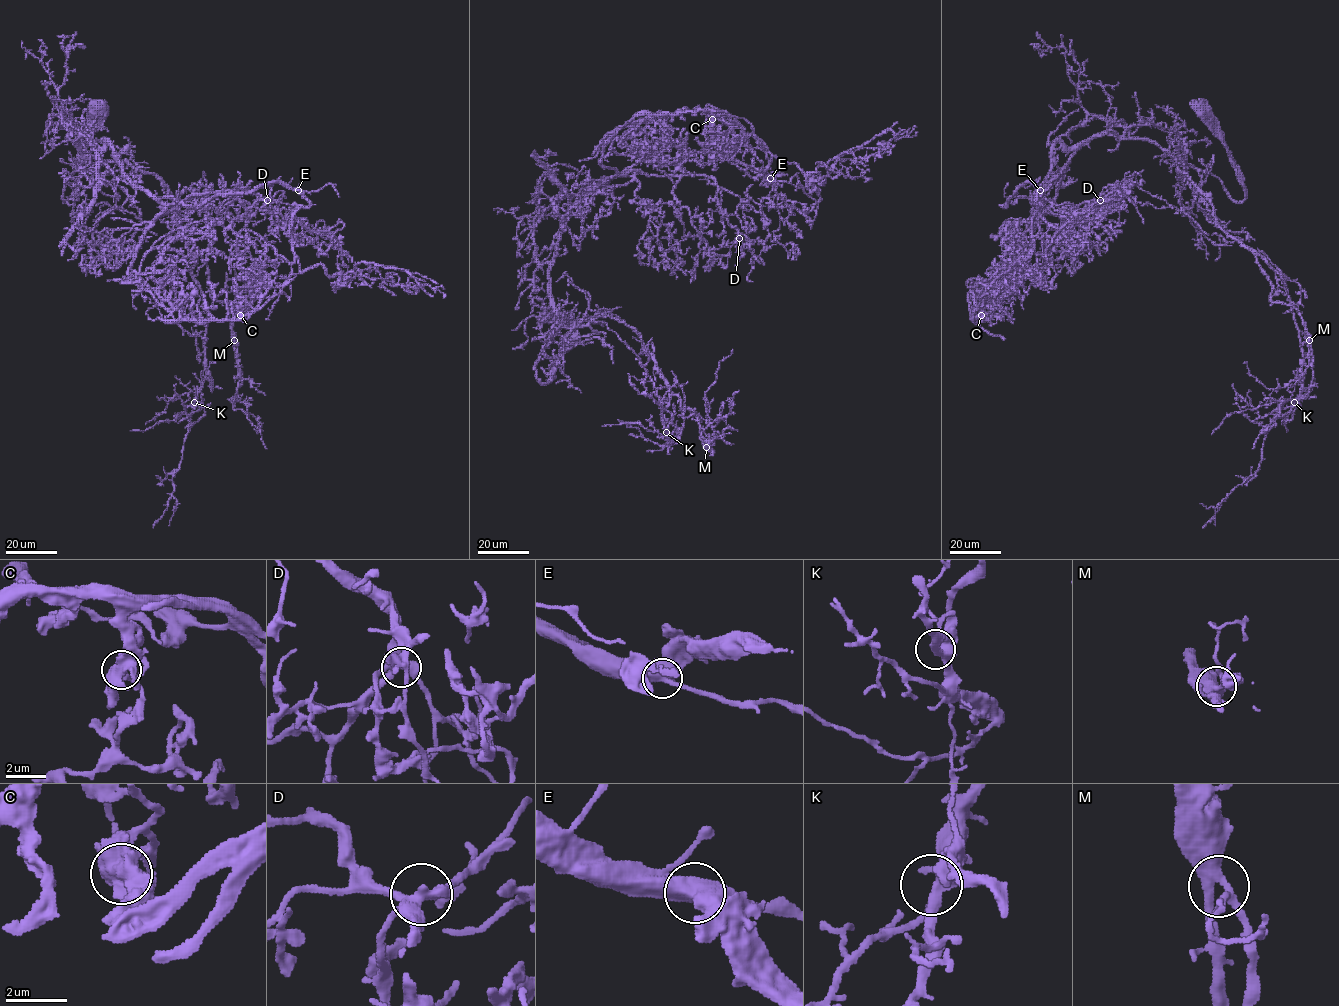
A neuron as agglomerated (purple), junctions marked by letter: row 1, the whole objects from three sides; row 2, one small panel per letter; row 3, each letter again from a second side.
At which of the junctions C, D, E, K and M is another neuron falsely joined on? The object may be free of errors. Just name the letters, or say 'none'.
C

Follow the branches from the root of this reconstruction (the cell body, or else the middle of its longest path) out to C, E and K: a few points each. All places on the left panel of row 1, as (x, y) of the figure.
C: (98, 113), (63, 202), (84, 134), (116, 176), (165, 206), (130, 277), (181, 318), (240, 315)
E: (98, 113), (63, 202), (84, 134), (119, 179), (185, 205), (272, 182), (298, 190)
K: (98, 113), (63, 202), (87, 157), (130, 163), (167, 189), (207, 306), (194, 402)

